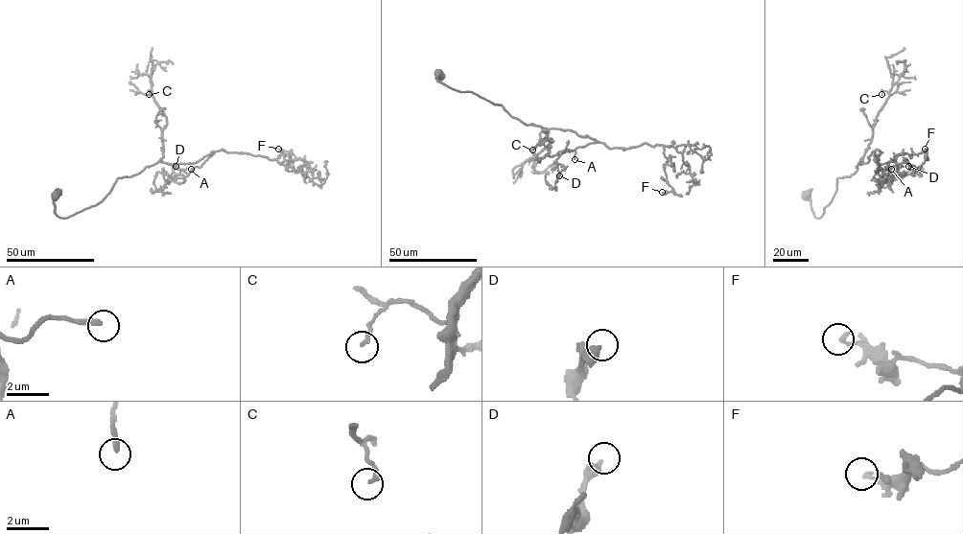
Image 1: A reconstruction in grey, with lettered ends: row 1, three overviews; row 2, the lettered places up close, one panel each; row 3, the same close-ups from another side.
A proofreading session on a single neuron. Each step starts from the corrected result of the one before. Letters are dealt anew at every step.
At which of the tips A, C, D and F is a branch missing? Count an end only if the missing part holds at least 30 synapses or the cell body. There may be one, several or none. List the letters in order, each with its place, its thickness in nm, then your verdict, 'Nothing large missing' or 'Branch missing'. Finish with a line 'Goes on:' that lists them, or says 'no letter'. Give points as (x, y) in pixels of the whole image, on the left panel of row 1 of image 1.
A: Place: (191, 169). Thickness 240 nm. Branch missing
C: Place: (149, 94). Thickness 190 nm. Nothing large missing
D: Place: (176, 166). Thickness 400 nm. Nothing large missing
F: Place: (278, 149). Thickness 200 nm. Nothing large missing
Goes on: A

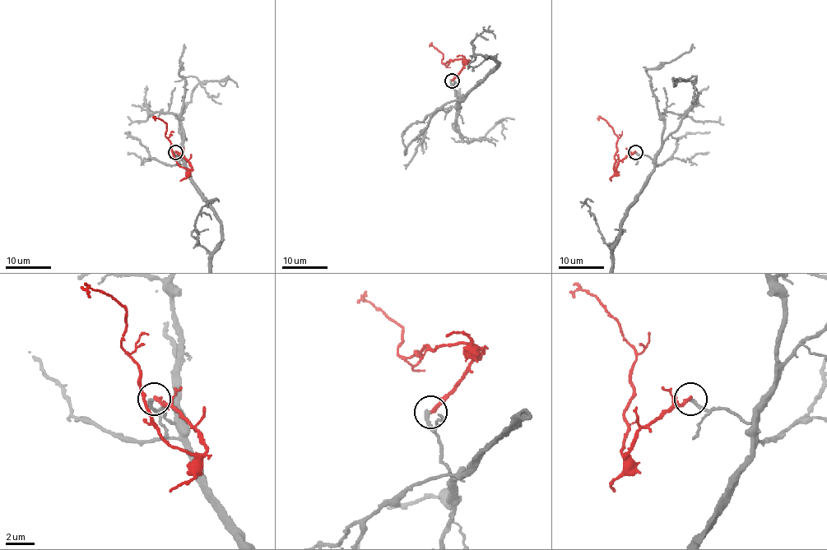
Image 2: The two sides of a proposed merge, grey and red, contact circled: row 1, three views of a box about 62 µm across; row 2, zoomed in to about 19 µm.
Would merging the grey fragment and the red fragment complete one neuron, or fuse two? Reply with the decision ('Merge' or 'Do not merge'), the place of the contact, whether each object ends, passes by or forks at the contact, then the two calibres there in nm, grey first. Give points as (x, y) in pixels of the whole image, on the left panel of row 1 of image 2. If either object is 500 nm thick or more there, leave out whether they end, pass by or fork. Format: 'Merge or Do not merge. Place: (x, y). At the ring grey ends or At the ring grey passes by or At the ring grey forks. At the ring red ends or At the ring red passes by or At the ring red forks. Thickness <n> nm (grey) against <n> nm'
Do not merge. Place: (175, 152). At the ring grey ends. At the ring red ends. Thickness 300 nm (grey) against 240 nm

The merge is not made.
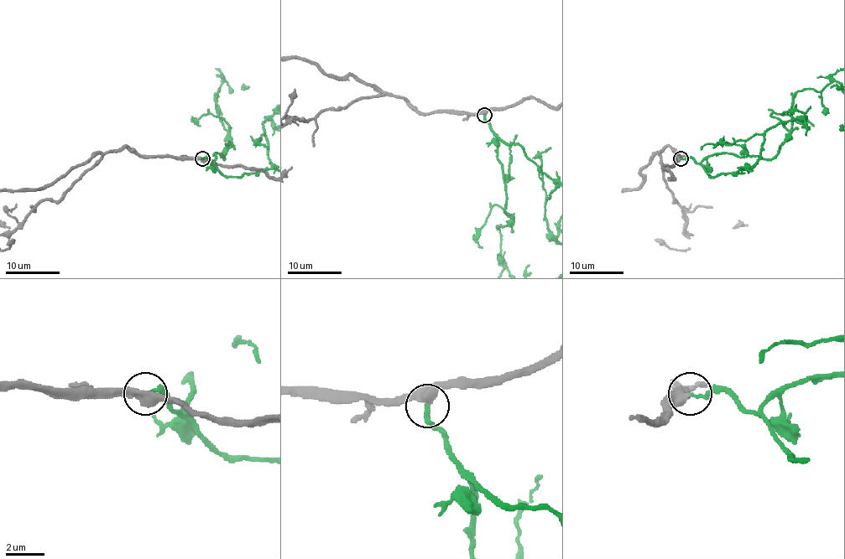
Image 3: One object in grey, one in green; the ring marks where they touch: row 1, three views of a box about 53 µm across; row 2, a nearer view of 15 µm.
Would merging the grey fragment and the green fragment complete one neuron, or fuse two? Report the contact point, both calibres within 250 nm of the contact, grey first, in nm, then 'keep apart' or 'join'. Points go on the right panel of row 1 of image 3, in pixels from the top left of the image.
place (680, 158); calibres 400 and 200 nm; join

